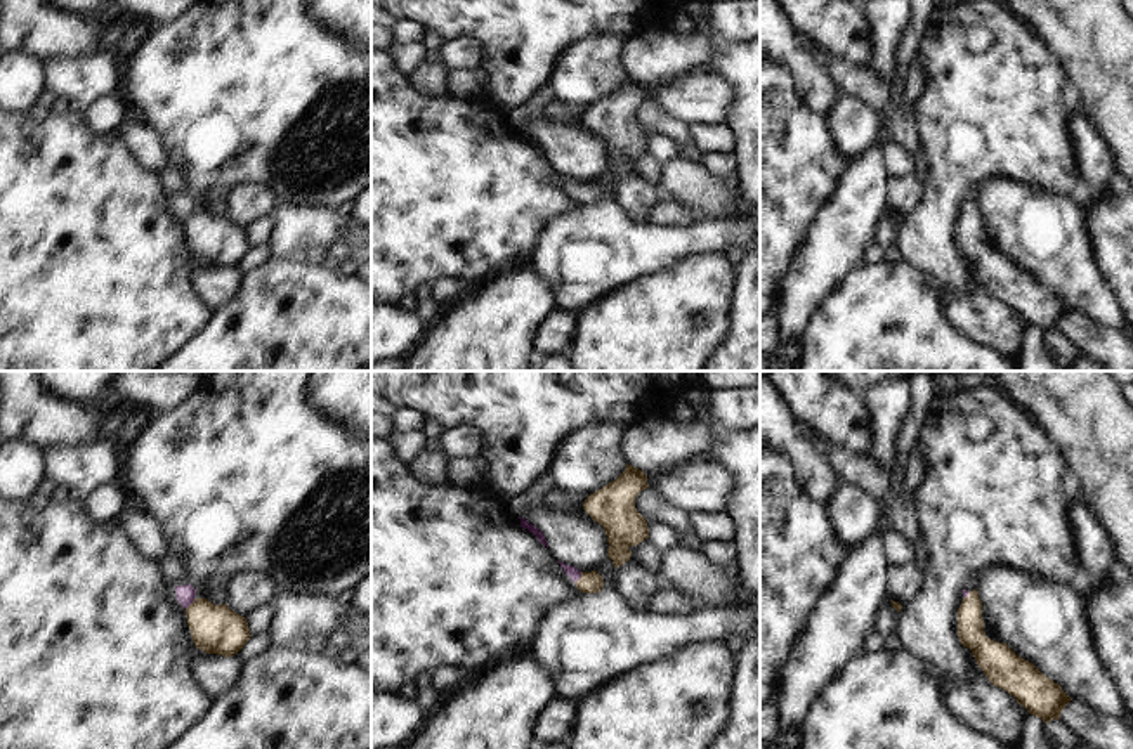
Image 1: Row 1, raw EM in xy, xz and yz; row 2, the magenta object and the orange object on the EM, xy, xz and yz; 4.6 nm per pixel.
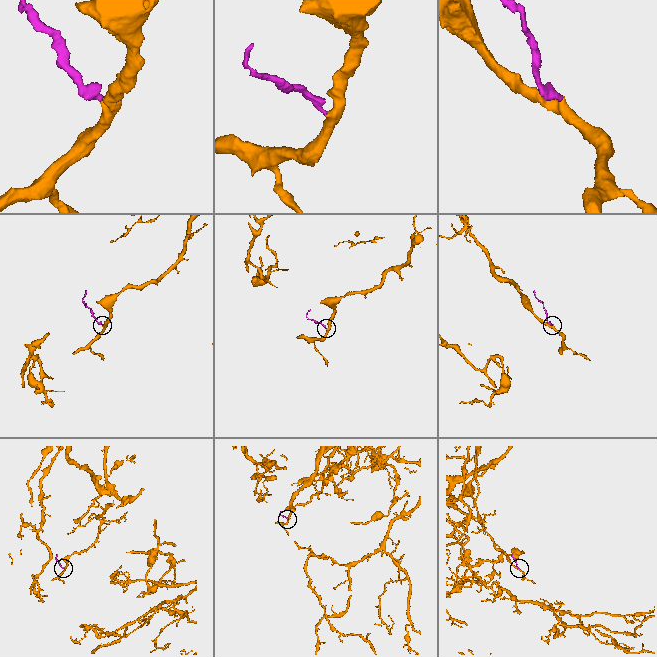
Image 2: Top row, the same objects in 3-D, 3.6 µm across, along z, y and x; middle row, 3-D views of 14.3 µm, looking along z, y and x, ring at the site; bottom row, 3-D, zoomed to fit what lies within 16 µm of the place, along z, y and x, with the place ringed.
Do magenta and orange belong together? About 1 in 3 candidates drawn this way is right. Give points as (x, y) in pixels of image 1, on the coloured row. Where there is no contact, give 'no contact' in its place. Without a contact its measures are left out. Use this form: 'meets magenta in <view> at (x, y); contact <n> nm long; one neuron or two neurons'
meets magenta in xz at (580, 576); contact 70 nm long; one neuron

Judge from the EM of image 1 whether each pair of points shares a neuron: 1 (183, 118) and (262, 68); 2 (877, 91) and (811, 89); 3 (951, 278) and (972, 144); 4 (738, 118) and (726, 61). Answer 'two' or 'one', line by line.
1: one
2: two
3: one
4: one

